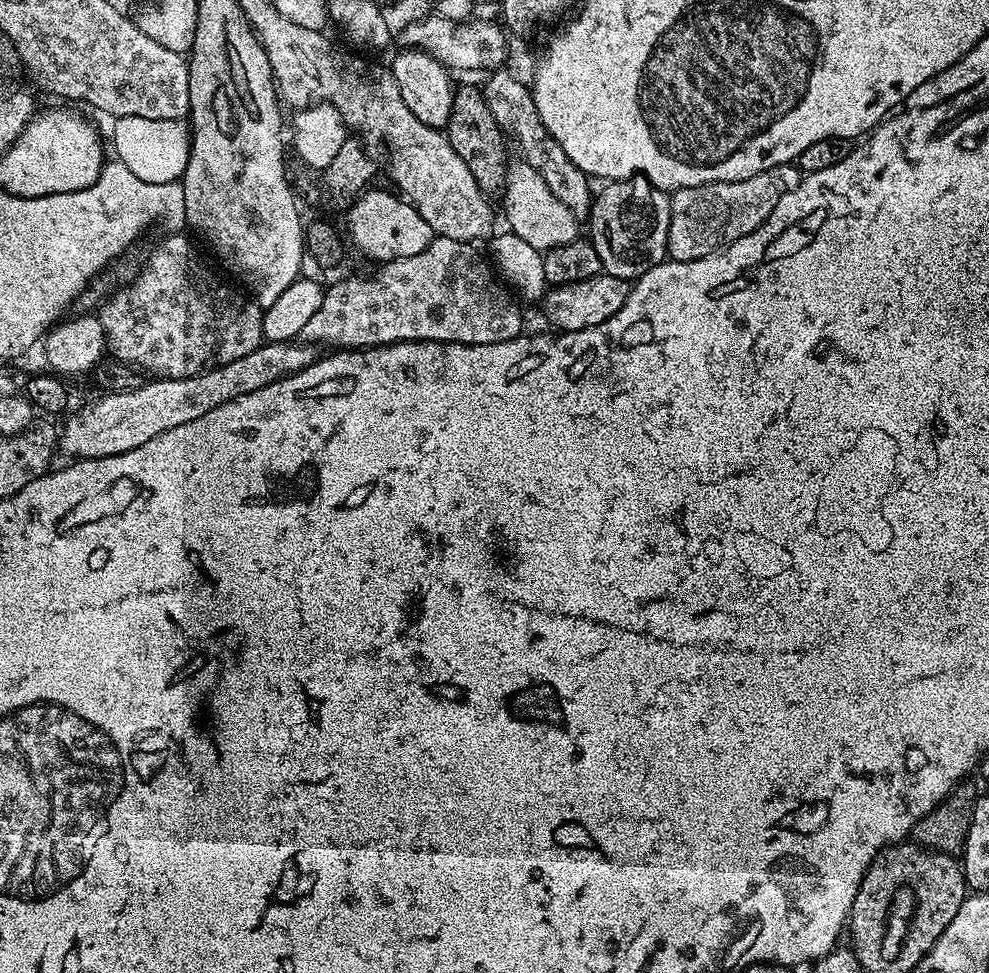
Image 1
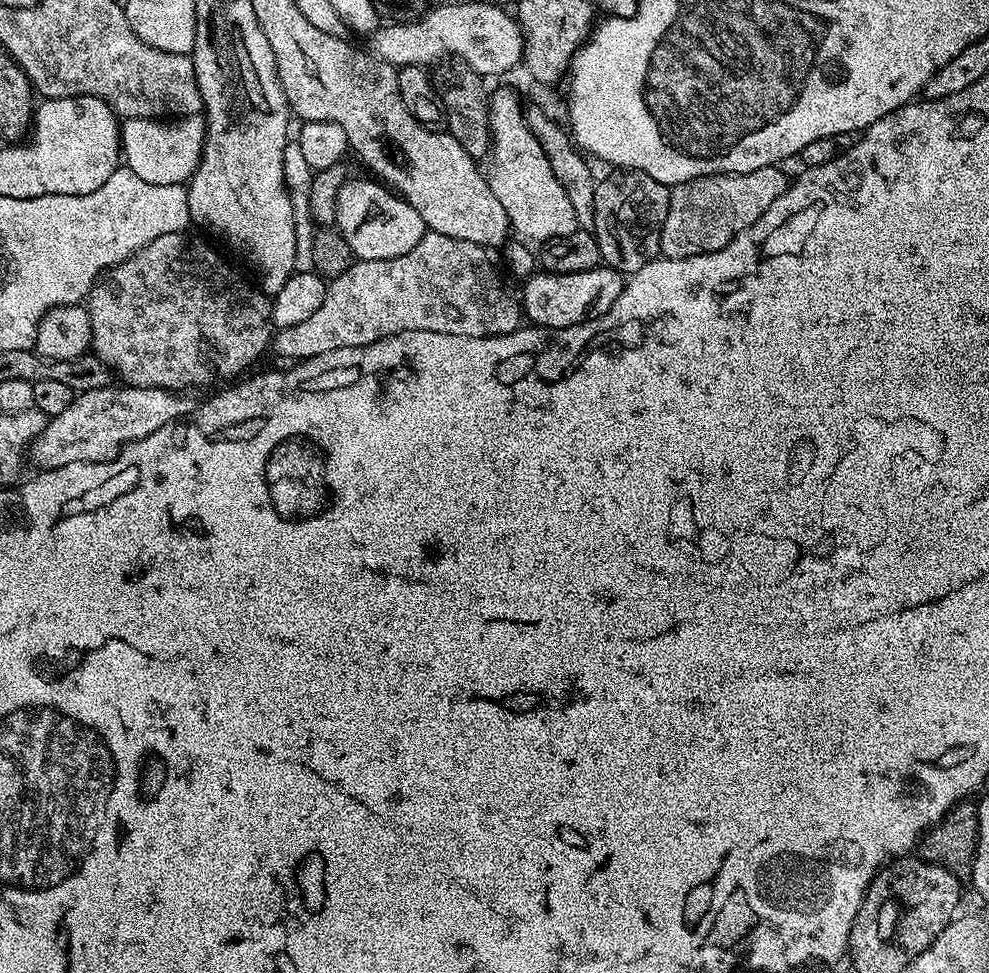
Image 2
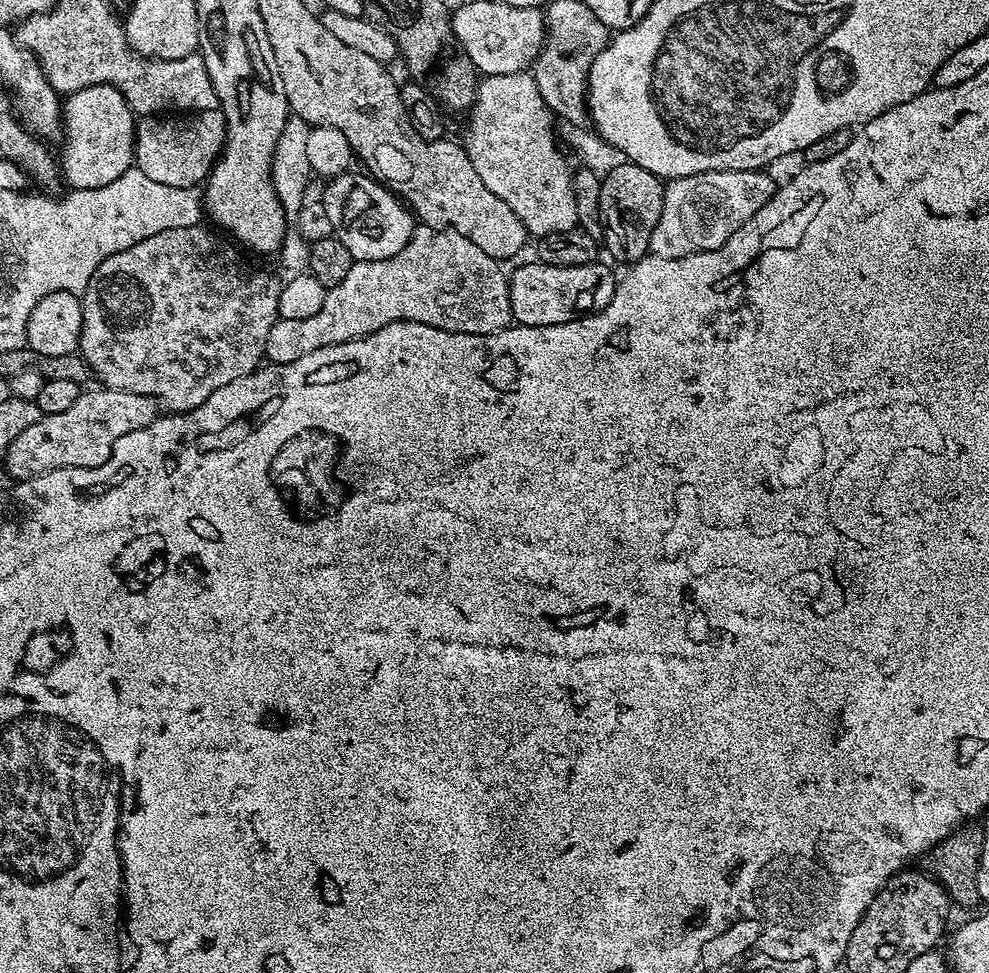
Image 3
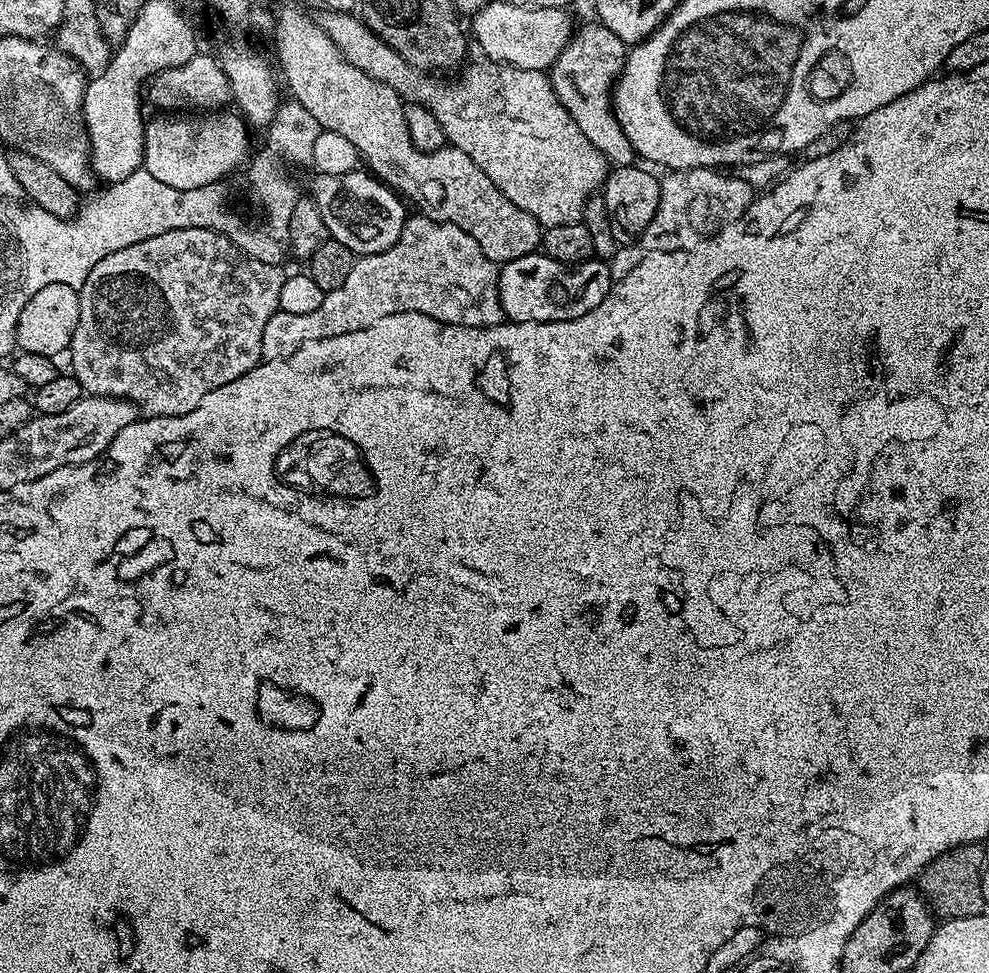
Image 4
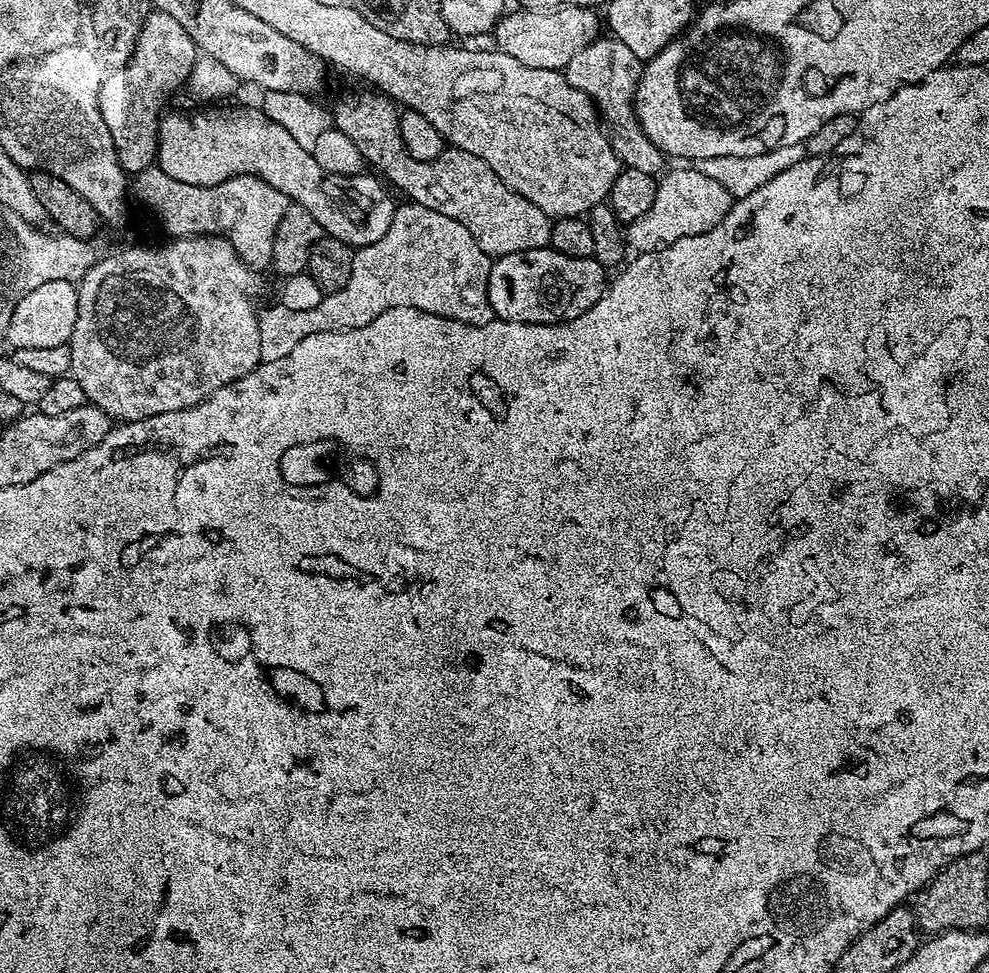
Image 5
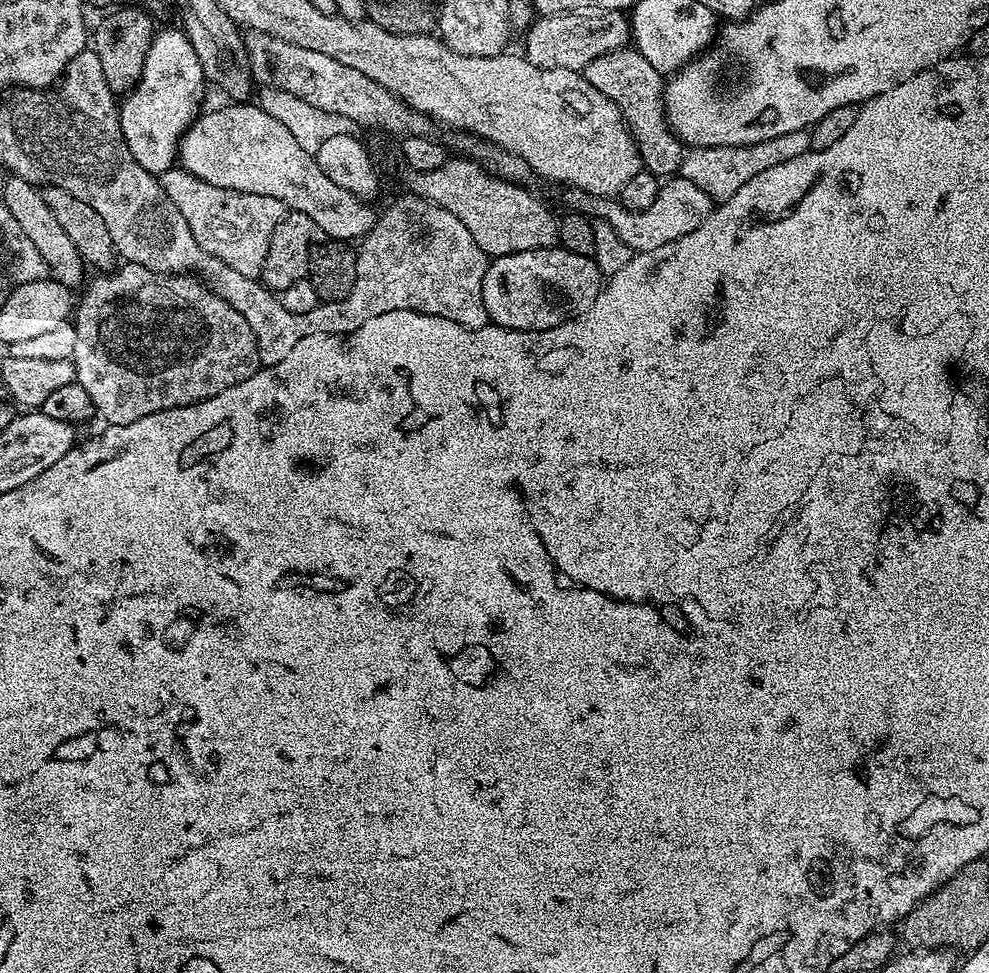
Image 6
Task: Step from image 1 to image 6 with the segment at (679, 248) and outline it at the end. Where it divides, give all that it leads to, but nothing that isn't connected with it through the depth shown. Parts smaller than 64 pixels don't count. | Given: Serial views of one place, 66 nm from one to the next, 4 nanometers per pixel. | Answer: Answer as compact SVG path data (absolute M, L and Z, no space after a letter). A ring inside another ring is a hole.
M677 175L667 182L661 183L658 198L654 198L654 203L646 206L646 210L632 212L624 207L619 199L609 198L607 196L591 196L588 192L569 191L568 200L573 209L583 213L589 218L596 220L605 220L618 230L618 238L626 242L626 246L632 248L633 253L649 252L658 250L658 246L666 246L666 242L674 242L702 226L706 218L712 212L714 201L711 196L706 194L694 182L690 182L686 177Z

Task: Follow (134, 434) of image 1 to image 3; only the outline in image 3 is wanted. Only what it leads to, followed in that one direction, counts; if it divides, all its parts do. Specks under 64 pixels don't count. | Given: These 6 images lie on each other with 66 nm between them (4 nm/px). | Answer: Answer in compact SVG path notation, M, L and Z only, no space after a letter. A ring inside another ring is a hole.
M96 386L93 392L81 391L78 402L74 402L70 410L62 410L62 414L41 415L34 426L26 426L26 430L10 442L2 464L16 482L50 474L50 470L102 466L102 462L112 457L114 442L118 442L118 438L142 430L142 426L150 426L157 415L156 400L146 394Z

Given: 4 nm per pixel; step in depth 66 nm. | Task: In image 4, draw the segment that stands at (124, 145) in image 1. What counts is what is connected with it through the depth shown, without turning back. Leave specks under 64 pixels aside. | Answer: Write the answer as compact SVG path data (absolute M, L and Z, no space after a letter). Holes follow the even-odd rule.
M230 110L160 114L145 125L143 169L158 182L178 190L201 189L219 183L219 179L232 173L250 152L249 127L242 116Z

